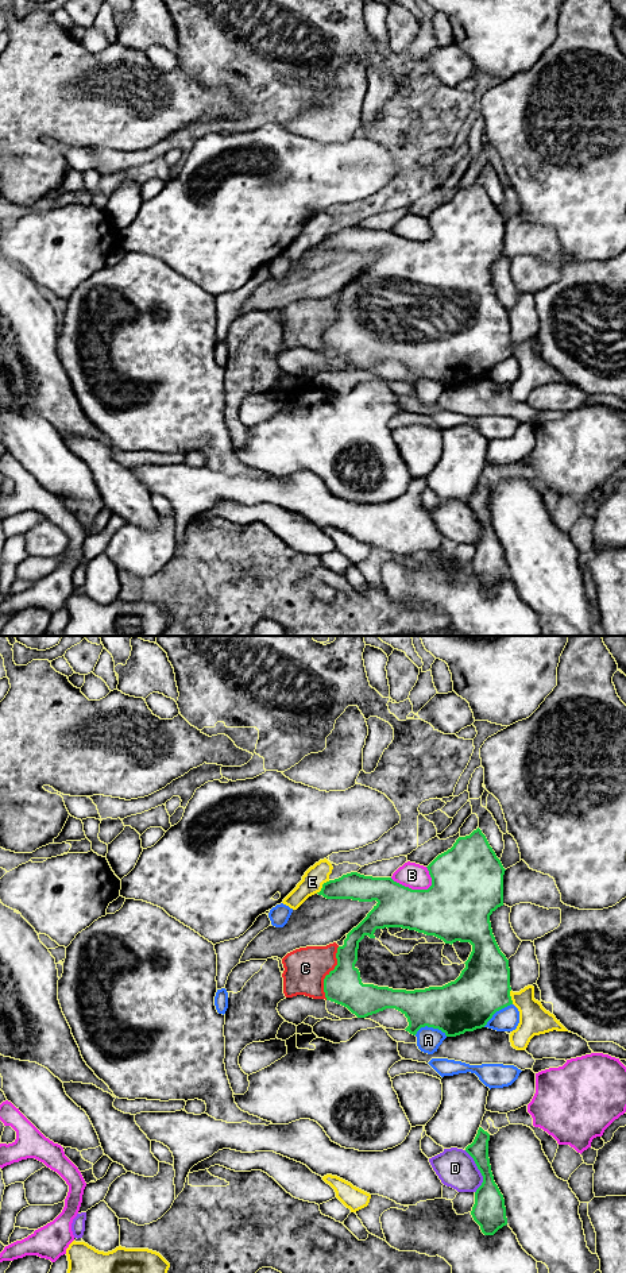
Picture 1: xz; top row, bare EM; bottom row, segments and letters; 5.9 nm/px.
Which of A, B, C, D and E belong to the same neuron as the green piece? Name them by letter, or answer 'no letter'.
no letter

